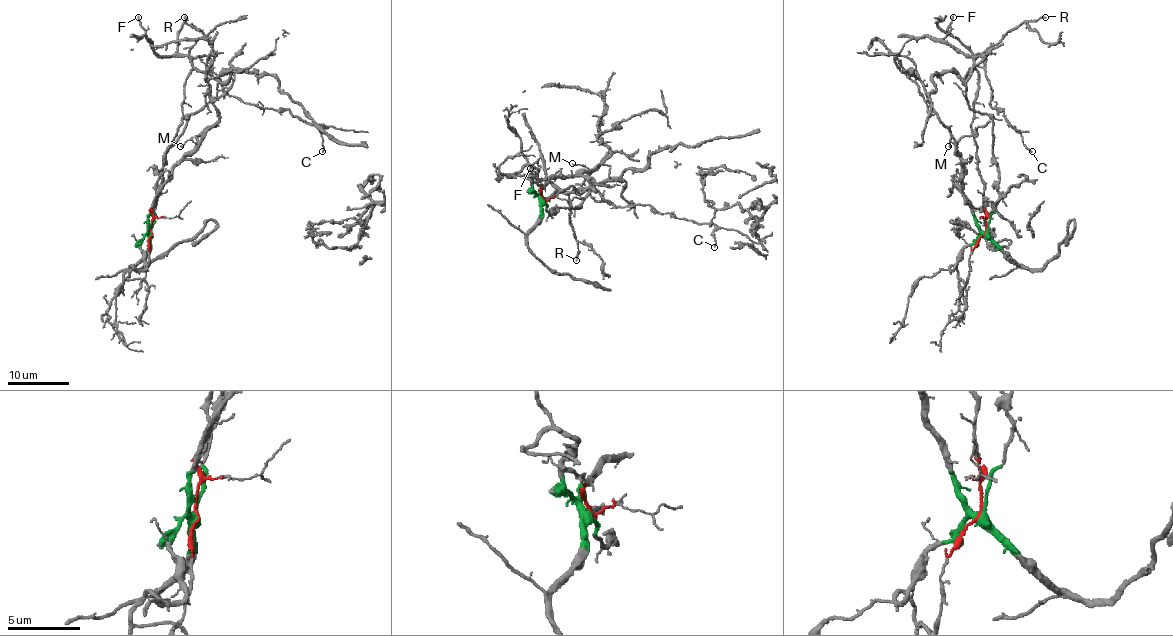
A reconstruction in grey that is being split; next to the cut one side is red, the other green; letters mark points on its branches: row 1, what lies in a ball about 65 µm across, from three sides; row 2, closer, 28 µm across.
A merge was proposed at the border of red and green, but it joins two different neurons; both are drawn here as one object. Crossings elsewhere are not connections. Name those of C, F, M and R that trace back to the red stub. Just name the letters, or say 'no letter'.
C, F, R

